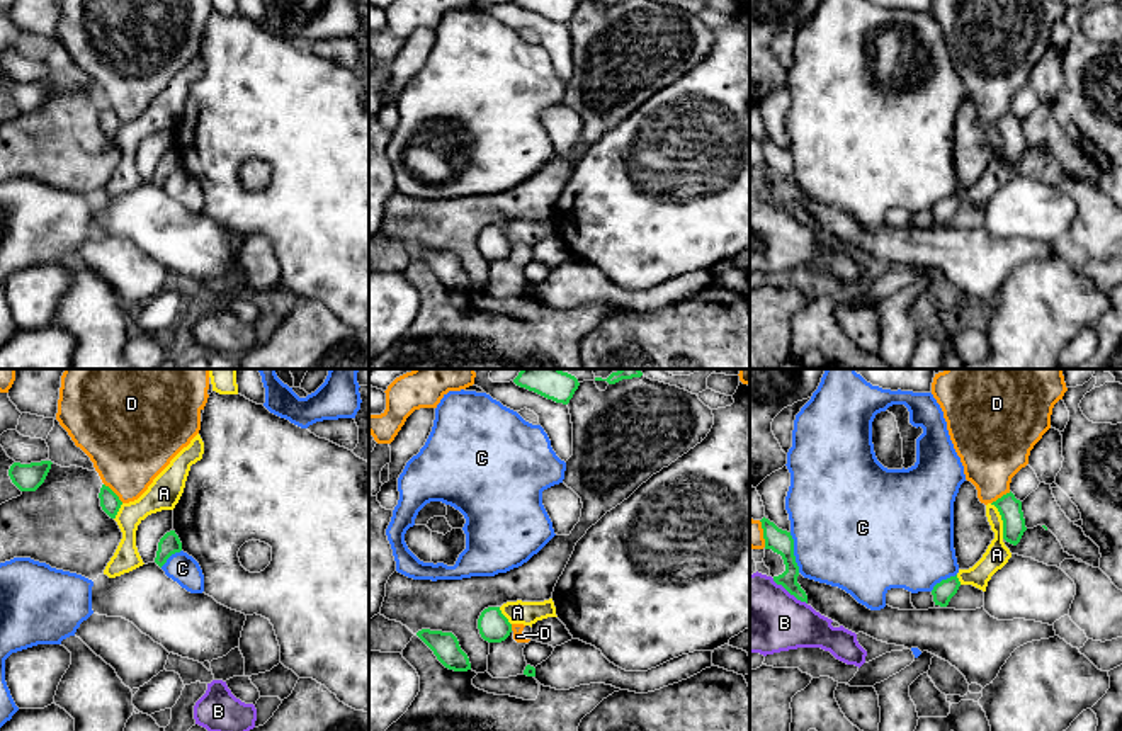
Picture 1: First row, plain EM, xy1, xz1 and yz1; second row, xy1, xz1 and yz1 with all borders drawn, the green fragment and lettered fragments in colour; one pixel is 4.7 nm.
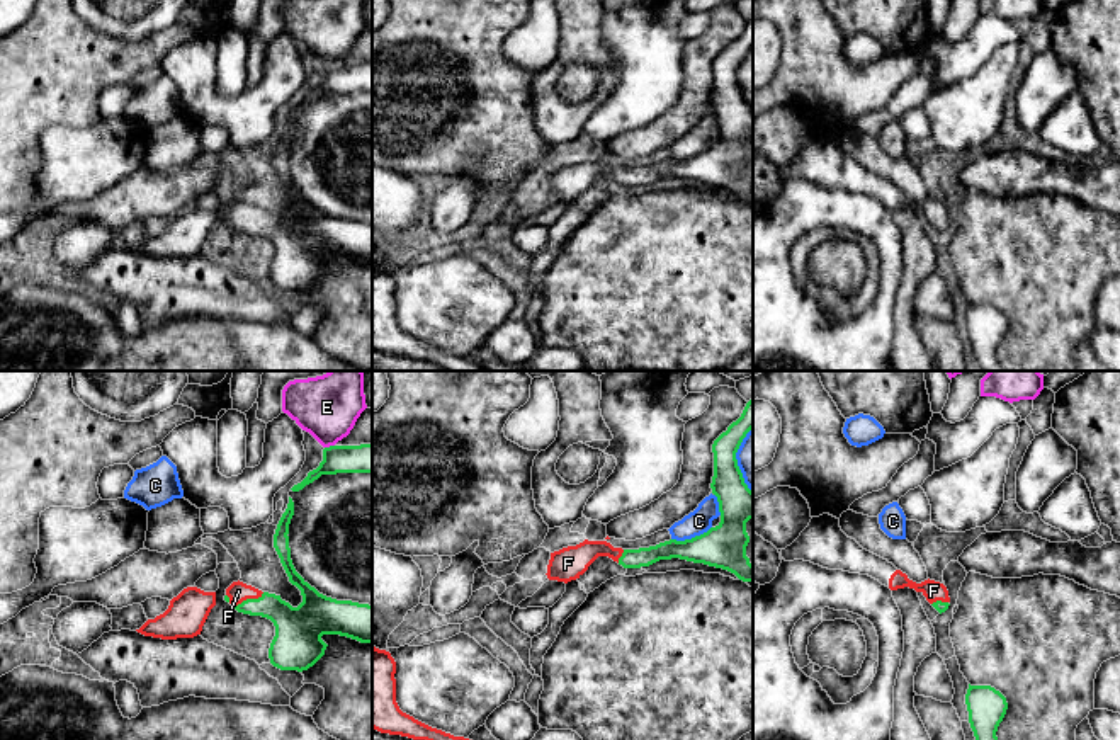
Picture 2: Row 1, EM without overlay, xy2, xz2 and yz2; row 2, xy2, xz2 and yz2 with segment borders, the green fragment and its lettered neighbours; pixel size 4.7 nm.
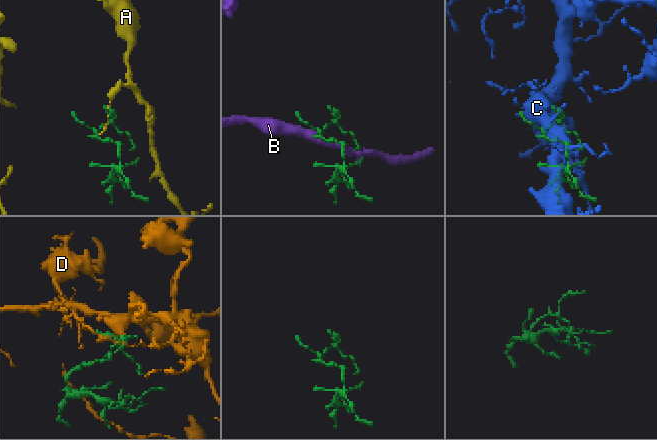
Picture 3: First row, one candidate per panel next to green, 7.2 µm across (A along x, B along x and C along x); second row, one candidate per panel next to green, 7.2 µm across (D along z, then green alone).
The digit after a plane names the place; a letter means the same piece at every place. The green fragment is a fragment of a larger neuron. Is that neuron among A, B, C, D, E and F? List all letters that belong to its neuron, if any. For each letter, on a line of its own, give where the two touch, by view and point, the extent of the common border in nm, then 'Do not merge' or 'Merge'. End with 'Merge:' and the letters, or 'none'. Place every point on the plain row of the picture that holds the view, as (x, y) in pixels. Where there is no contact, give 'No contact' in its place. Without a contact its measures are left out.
A: Touches green at yz1 (1002, 138). Shared border 180 nm. Do not merge
B: Touches green at yz1 (789, 211). Shared border 200 nm. Do not merge
C: Touches green at yz1 (793, 172). Shared border 200 nm. Do not merge
D: Touches green at xy1 (114, 113). Shared border 130 nm. Do not merge
E: Touches green at xy2 (330, 65). Shared border 50 nm. Do not merge
F: Touches green at xy2 (248, 218). Shared border 170 nm. Merge
Merge: F

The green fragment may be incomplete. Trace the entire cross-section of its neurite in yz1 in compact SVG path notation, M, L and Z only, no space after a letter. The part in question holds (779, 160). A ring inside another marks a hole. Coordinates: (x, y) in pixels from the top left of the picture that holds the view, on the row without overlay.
M762 138L765 168L772 168L774 172L780 173L785 184L785 190L779 196L774 196L777 204L782 204L790 214L797 219L808 223L808 214L797 202L799 185L794 175L794 158L790 151L779 148L768 138Z

